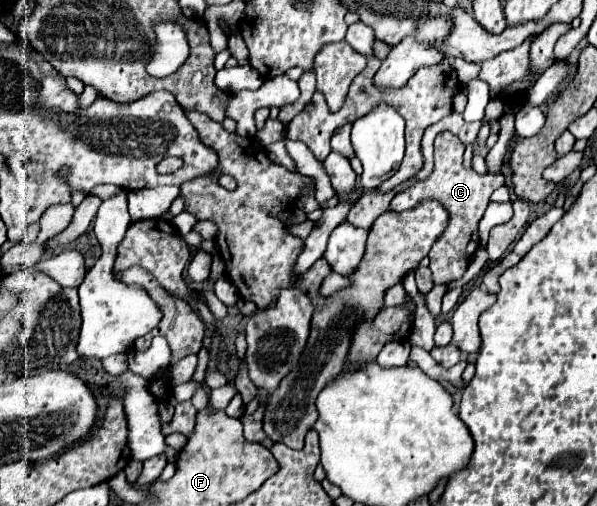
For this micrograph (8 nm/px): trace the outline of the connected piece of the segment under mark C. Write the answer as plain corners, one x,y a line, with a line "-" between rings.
449,131
439,133
435,137
435,169
433,169
433,173
427,179
415,183
413,187
397,193
395,199
391,201
391,211
395,212
411,209
425,199
435,199
447,209
449,227
445,229
445,233
437,239
437,243
429,251
429,259
431,259
429,269
433,271
435,285
447,285
449,281
463,277
463,273
467,271
469,259
473,257
473,253
479,247
477,223
483,217
493,191
505,183
503,175
495,175
495,173
479,175
473,169
465,169
463,167
463,151
465,151
465,145
457,139
457,135
451,135

